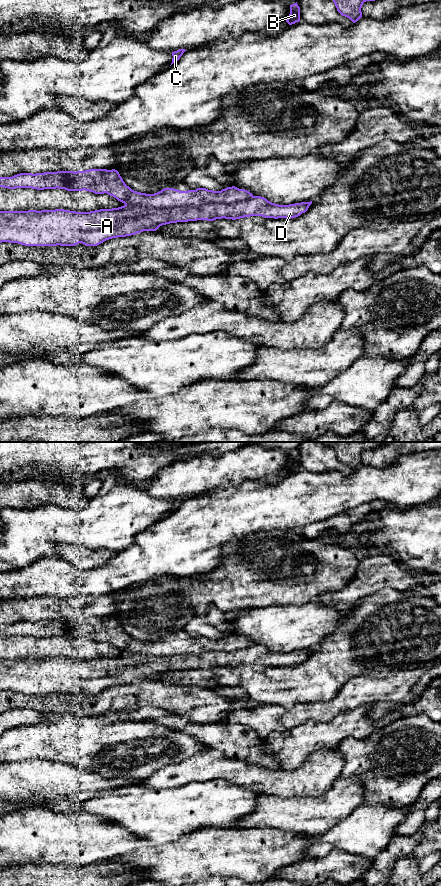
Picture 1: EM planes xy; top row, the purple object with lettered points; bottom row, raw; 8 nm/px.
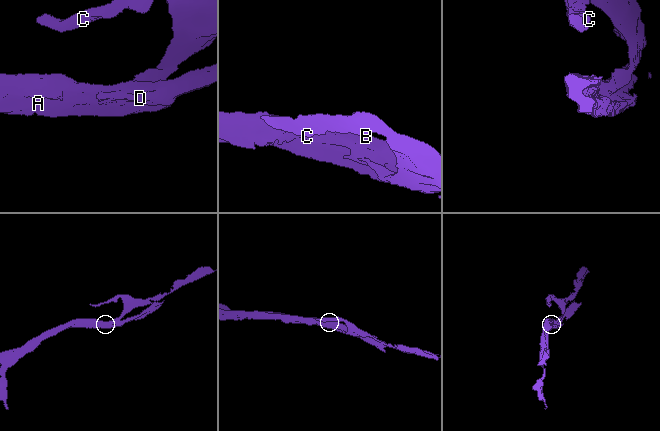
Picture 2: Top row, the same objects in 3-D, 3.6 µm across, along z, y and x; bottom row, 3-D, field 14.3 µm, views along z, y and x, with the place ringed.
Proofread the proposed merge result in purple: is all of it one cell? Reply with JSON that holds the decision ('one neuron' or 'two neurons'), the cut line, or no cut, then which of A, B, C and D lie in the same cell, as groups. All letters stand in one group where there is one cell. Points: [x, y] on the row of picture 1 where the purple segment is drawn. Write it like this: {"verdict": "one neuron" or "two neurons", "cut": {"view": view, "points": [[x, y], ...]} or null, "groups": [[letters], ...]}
{"verdict": "two neurons", "cut": {"view": "xy", "points": [[253, 196], [230, 203], [206, 202], [200, 207], [125, 205]]}, "groups": [["A", "D"], ["B", "C"]]}

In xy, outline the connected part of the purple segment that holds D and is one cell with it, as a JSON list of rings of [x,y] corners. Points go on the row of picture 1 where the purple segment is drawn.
[[[253,196],[250,199],[239,199],[231,204],[206,203],[201,208],[156,208],[148,206],[140,208],[124,205],[118,208],[90,212],[64,209],[0,211],[0,243],[18,243],[25,246],[75,246],[82,243],[85,246],[97,246],[112,238],[131,236],[143,231],[156,231],[162,225],[177,222],[214,221],[222,218],[236,220],[250,216],[291,219],[305,213],[311,204],[312,201],[279,205],[268,201],[264,197]]]

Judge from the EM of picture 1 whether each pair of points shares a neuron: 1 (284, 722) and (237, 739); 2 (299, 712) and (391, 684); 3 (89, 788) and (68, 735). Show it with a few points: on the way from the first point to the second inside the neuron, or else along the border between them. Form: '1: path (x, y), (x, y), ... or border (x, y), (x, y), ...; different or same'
1: border (245, 724), (263, 739); different
2: path (322, 711), (338, 705), (358, 691), (368, 691); same
3: border (57, 761), (82, 766), (102, 775); different

